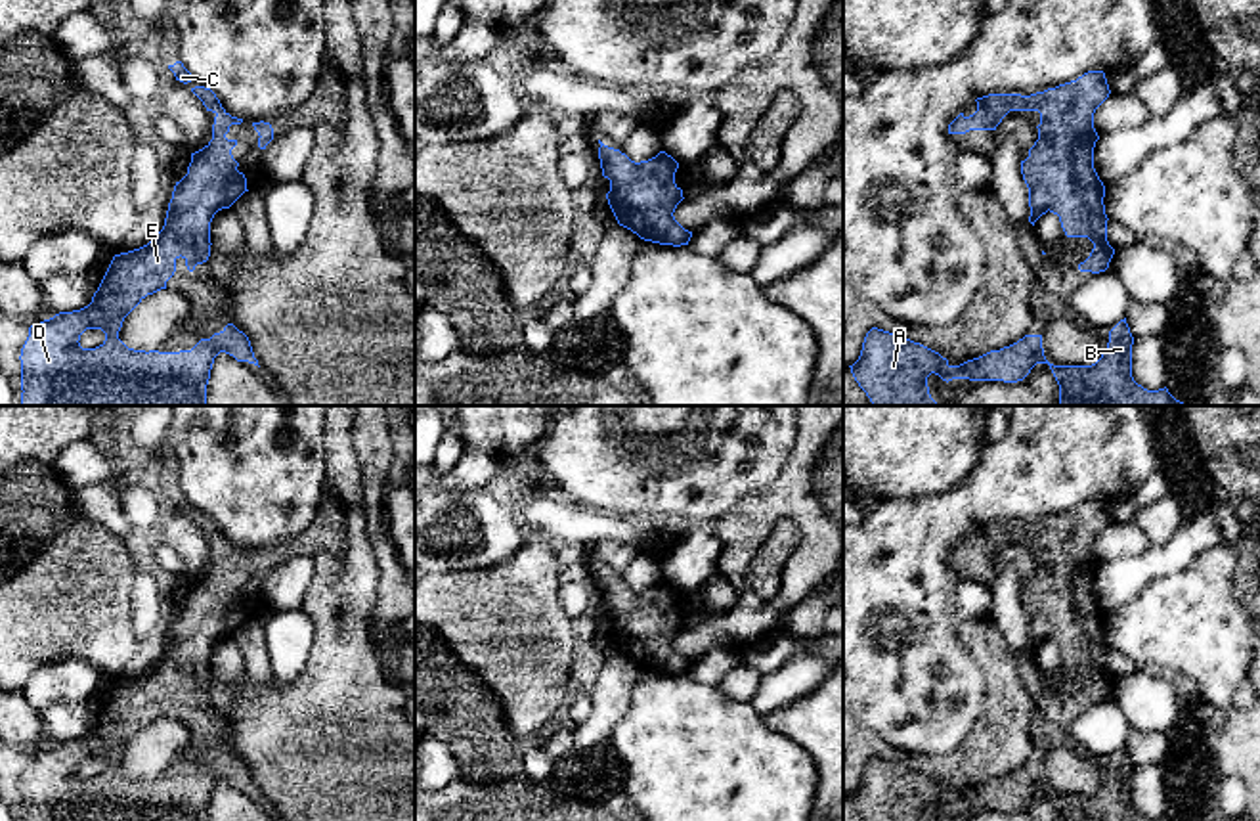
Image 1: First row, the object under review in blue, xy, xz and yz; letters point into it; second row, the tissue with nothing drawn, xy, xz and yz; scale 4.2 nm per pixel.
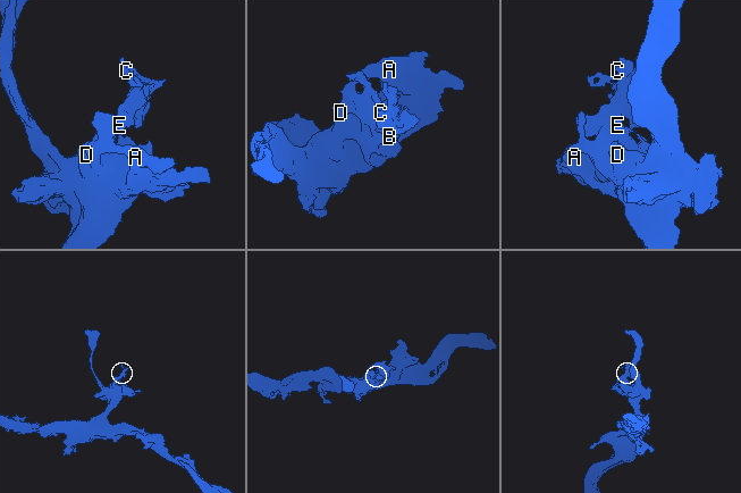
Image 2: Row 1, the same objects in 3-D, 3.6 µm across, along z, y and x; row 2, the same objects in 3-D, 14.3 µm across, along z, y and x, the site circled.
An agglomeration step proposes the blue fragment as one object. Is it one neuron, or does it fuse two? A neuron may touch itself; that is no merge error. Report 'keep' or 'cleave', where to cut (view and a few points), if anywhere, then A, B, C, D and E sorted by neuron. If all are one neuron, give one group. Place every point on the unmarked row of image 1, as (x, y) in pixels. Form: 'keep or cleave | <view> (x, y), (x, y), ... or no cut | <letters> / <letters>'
keep | no cut | A B C D E

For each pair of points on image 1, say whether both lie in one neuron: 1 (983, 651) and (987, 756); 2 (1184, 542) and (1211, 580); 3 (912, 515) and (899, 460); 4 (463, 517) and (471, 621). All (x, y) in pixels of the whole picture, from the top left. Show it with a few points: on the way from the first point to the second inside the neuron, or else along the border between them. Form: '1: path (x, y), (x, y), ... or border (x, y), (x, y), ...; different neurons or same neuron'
1: path (1000, 678), (1000, 730); same neuron
2: border (1228, 544), (1207, 548), (1188, 567), (1155, 580); different neurons
3: border (953, 488), (941, 494), (882, 500); different neurons
4: border (511, 557), (499, 565), (434, 575); different neurons

